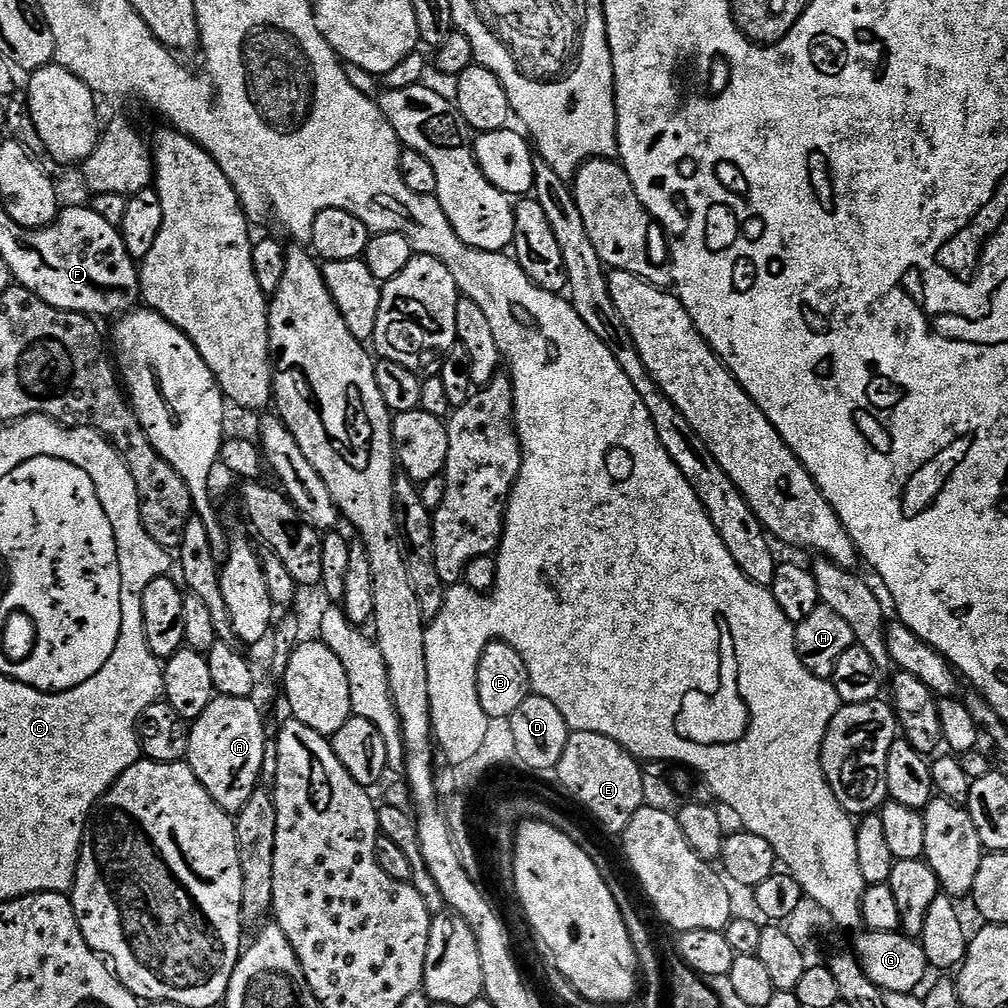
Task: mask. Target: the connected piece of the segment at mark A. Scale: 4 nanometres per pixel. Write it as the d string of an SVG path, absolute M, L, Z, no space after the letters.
M217 694L212 697L210 706L206 706L199 718L190 724L186 763L215 804L229 814L240 812L242 806L250 802L252 795L258 791L259 784L256 783L264 768L264 716L254 701L252 698L230 698Z

